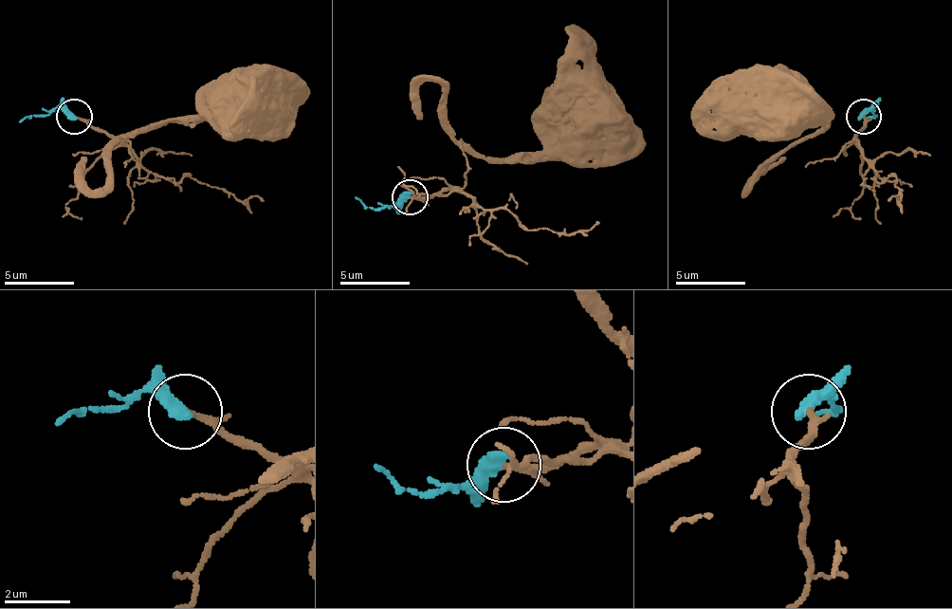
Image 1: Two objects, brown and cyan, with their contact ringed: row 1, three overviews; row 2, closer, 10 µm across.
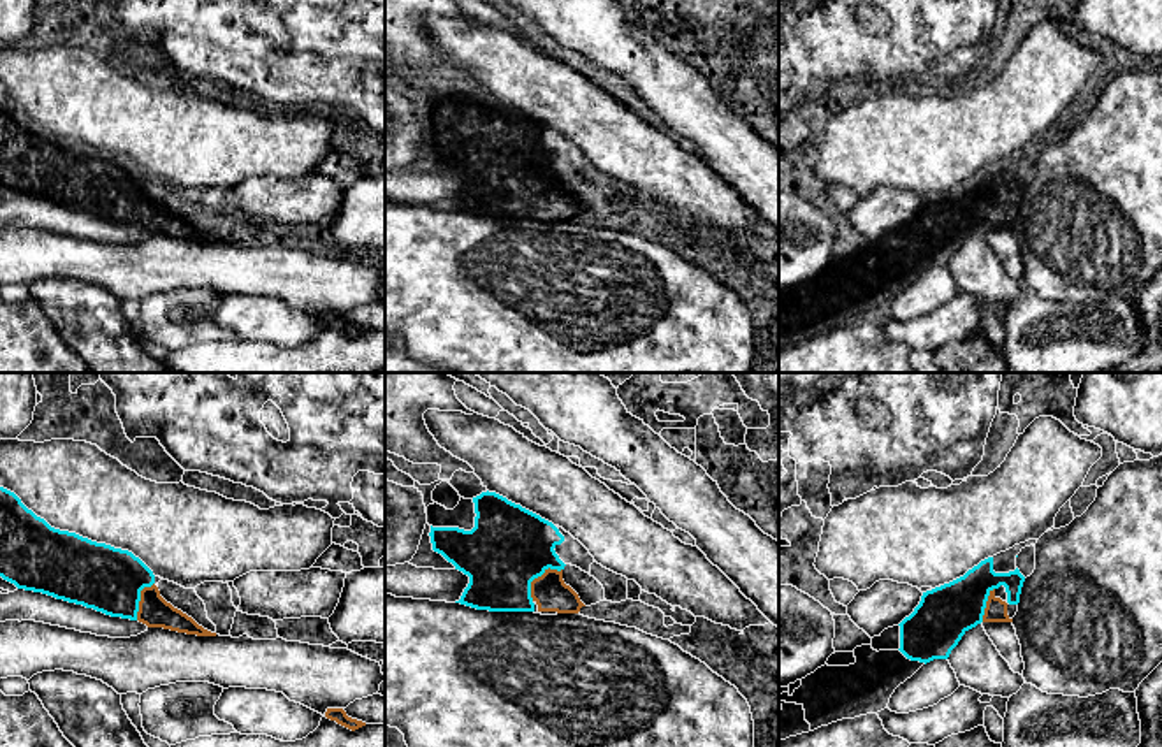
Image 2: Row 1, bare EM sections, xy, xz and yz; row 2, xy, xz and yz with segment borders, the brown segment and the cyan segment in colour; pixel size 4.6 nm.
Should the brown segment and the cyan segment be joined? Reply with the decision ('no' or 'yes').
yes

